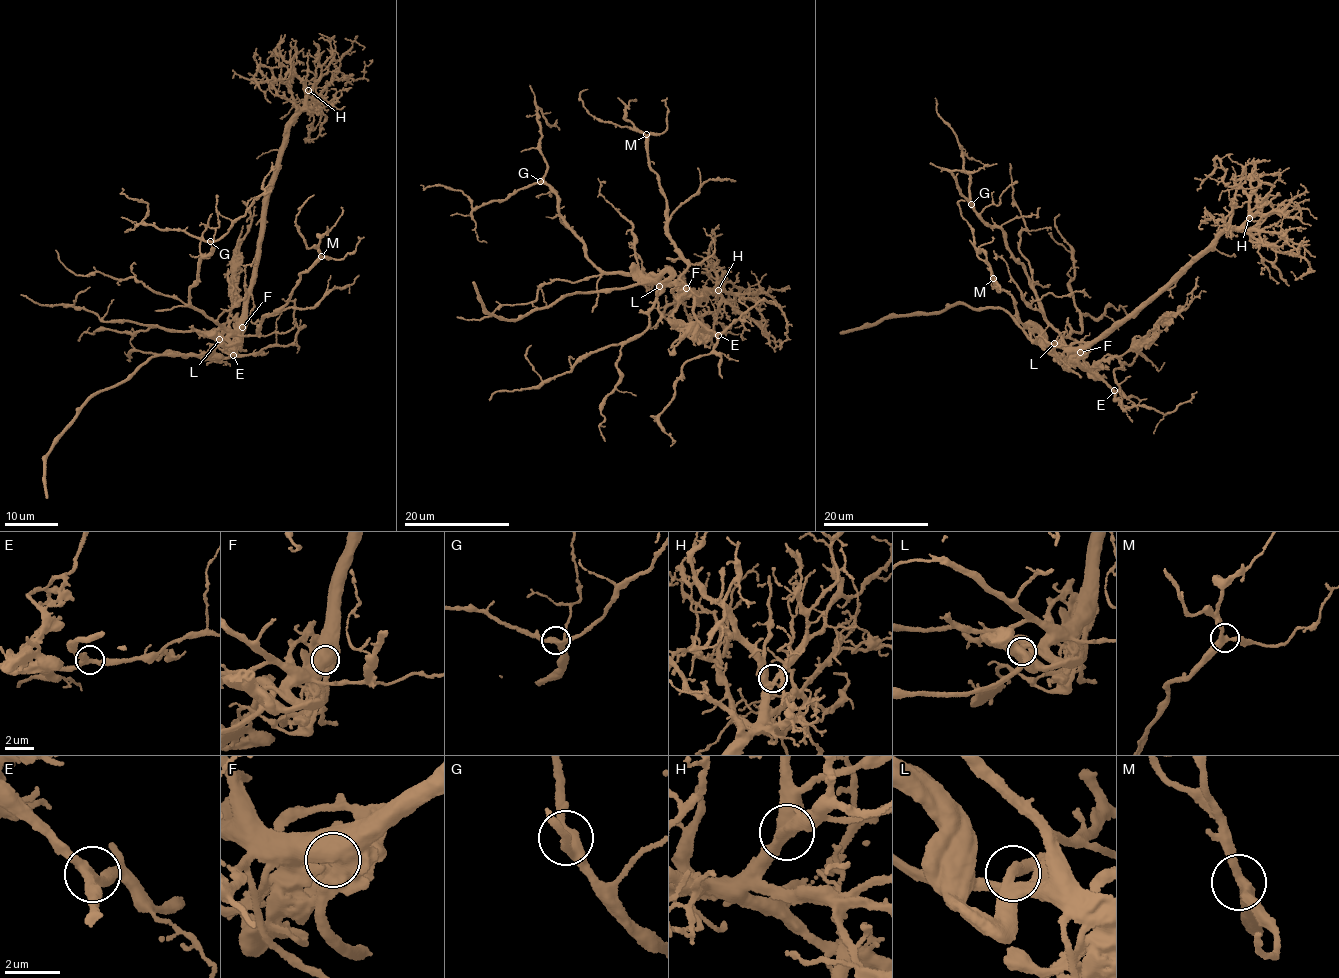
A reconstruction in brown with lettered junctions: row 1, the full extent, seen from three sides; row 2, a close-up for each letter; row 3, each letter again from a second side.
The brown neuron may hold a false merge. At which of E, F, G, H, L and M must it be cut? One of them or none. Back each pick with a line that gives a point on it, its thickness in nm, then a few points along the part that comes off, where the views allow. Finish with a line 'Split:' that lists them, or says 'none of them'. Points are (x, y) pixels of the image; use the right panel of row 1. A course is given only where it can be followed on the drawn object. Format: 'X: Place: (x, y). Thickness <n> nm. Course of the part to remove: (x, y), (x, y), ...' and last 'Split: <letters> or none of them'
F: Place: (1080, 352). Thickness 1150 nm. Course of the part to remove: (1080, 352), (1066, 366), (1080, 356), (1090, 367), (1107, 361), (1152, 337), (1156, 327), (1188, 305), (1198, 277)
Split: F

